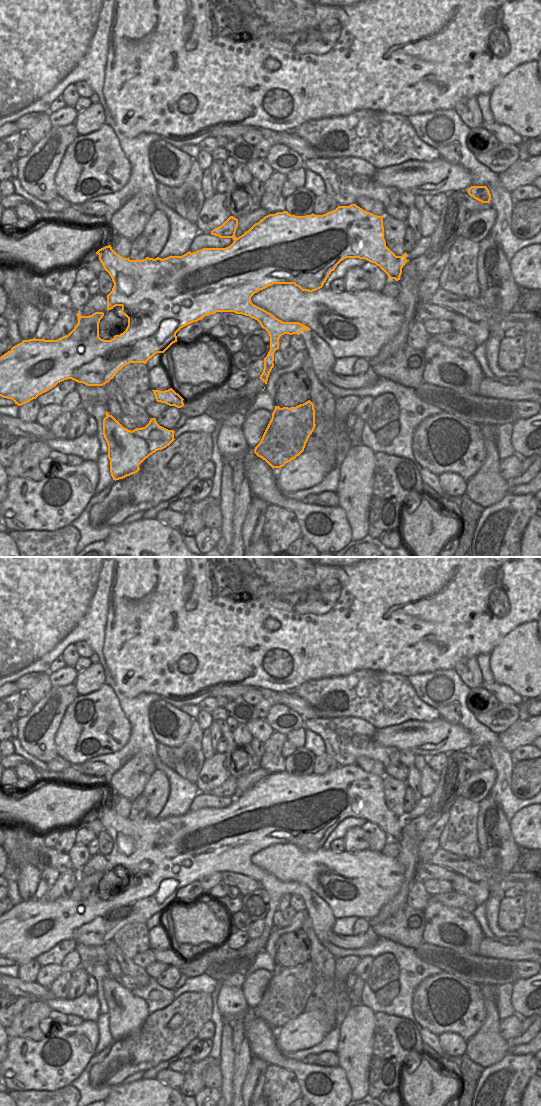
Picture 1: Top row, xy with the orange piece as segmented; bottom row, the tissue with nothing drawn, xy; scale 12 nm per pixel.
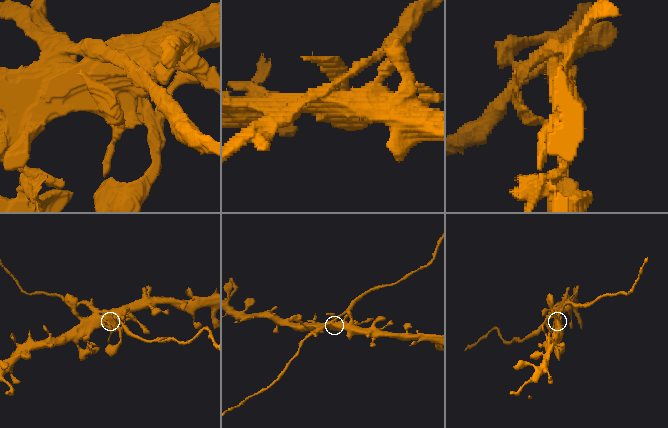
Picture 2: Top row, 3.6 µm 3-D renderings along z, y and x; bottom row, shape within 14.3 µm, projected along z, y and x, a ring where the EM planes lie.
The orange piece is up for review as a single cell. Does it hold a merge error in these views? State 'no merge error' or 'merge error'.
merge error

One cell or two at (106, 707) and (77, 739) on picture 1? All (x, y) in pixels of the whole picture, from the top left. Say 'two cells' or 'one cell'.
one cell

